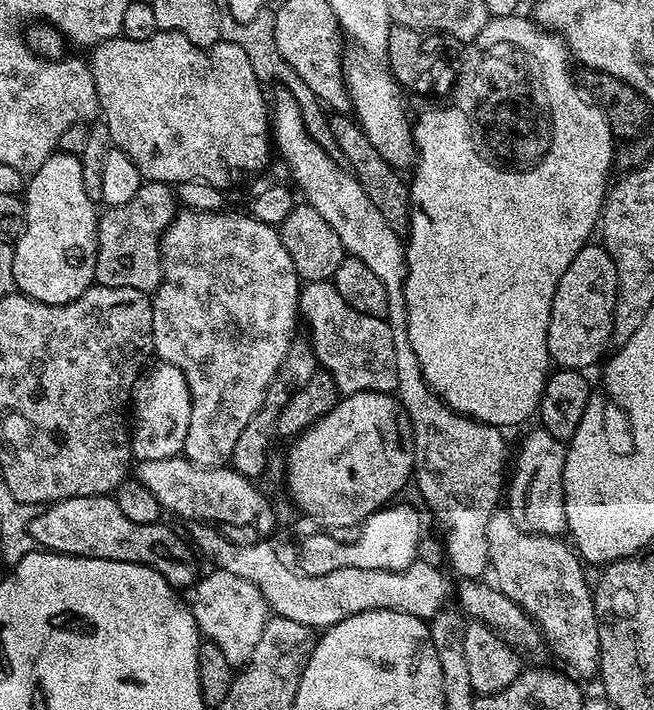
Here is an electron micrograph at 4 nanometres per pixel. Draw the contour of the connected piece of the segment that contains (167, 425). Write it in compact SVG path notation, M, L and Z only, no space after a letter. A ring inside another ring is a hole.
M164 361L153 363L134 386L133 406L134 414L132 416L131 413L130 416L130 442L135 461L157 461L183 453L192 409L192 396L189 394L189 384L184 372Z

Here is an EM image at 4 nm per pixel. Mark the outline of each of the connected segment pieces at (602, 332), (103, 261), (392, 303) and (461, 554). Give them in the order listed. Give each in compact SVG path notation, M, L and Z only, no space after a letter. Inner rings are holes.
M603 243L585 244L582 250L578 250L574 262L566 266L566 274L562 274L552 299L552 313L548 323L548 355L553 365L561 369L587 370L591 364L601 363L600 355L609 351L612 319L618 313L617 291L616 263L612 255Z
M141 183L135 199L101 211L96 226L96 284L133 288L152 294L160 285L160 240L178 211L173 189L166 184Z
M285 90L278 91L279 93L276 96L276 101L273 99L270 104L270 136L271 139L274 141L274 148L275 151L278 153L280 152L280 156L282 159L284 159L284 164L286 167L289 168L290 171L292 171L292 176L294 179L296 179L295 187L298 189L300 187L300 192L303 197L303 199L307 202L310 207L313 207L314 210L318 211L318 213L322 214L322 217L330 224L330 227L332 230L334 230L334 233L338 234L338 238L341 239L341 244L344 247L345 253L349 256L356 256L358 259L361 259L362 262L366 264L366 266L370 266L370 271L379 279L380 282L382 282L382 285L386 288L386 298L388 299L388 313L386 315L386 320L388 324L391 325L392 328L392 334L396 338L404 338L407 337L408 334L408 315L406 314L406 306L404 305L404 273L406 271L406 248L405 245L402 243L401 237L400 240L396 235L398 235L397 229L387 225L385 218L382 218L382 213L377 209L376 206L374 206L374 203L370 202L370 198L367 197L366 191L362 188L362 186L359 184L357 177L352 174L351 171L339 159L338 161L335 160L333 153L331 151L328 151L325 149L322 145L320 145L318 142L314 140L314 138L311 137L311 134L308 133L308 130L306 126L304 125L303 118L302 118L302 110L299 109L299 104L295 100L293 94L290 92L287 92Z
M416 374L403 377L398 388L398 399L404 405L412 424L413 453L416 456L414 488L416 484L421 498L428 503L429 510L444 523L444 552L448 555L448 564L460 578L483 577L483 572L487 573L490 568L487 523L498 509L506 488L505 433L493 424L481 424L479 420L471 420L468 416L455 412Z

